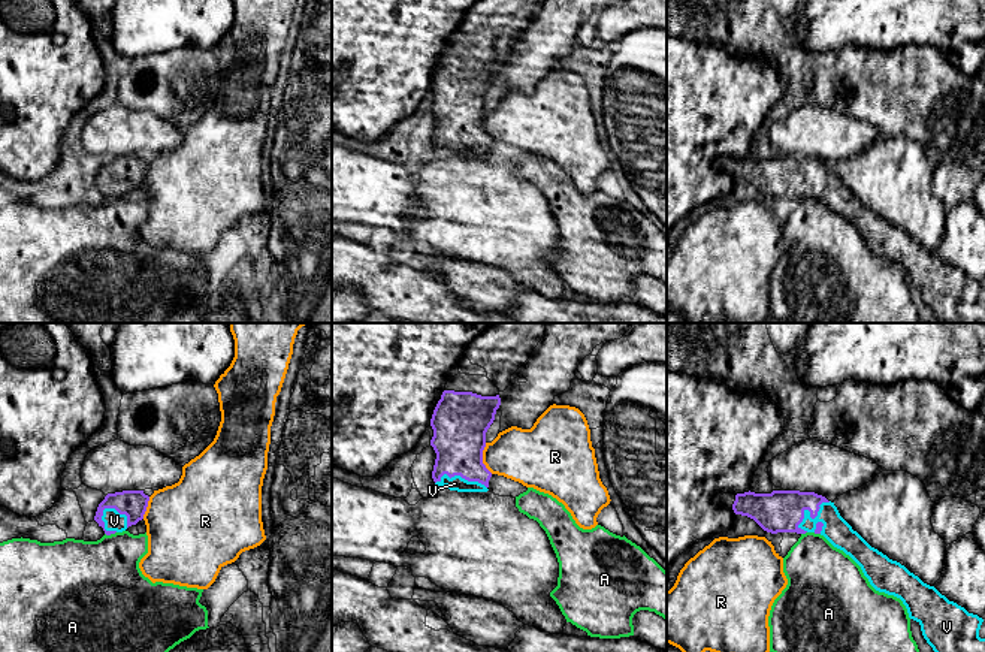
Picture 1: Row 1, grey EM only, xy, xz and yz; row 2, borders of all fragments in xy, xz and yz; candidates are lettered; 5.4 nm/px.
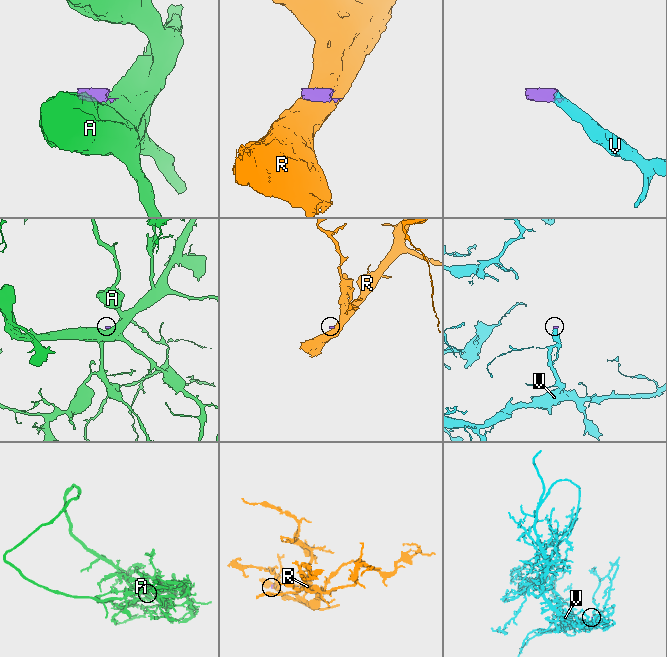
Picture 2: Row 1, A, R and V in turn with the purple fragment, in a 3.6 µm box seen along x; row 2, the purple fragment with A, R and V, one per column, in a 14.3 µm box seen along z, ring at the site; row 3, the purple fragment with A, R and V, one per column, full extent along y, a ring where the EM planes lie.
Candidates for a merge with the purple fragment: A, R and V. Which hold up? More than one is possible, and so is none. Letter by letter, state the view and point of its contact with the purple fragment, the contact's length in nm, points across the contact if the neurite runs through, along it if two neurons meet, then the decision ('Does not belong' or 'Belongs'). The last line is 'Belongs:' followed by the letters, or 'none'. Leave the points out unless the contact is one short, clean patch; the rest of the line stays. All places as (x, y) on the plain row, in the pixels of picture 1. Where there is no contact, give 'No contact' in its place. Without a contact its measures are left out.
A: Touches purple at xy (109, 199). Shared border 70 nm. Boundary: xy (115, 196), (105, 199). Does not belong
R: Touches purple at xz (482, 123). Shared border 170 nm. Boundary: xz (485, 108), (483, 129), (492, 138). Does not belong
V: Touches purple at xy (120, 178). Shared border 170 nm. Belongs
Belongs: V

